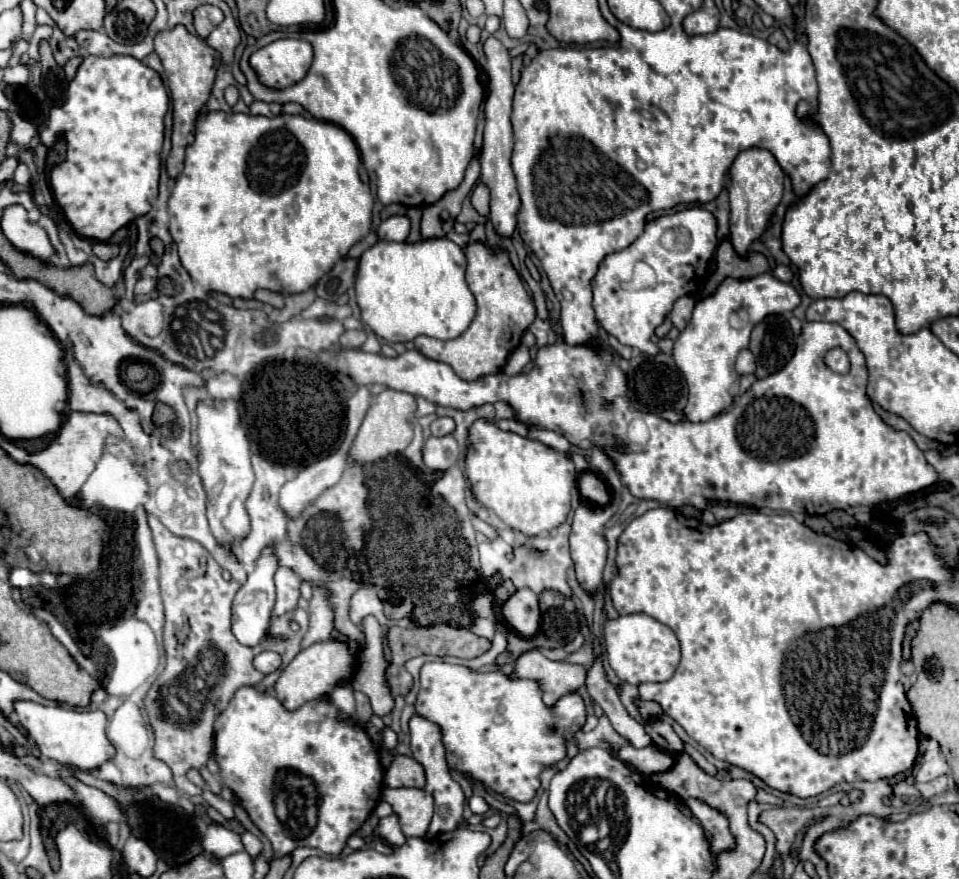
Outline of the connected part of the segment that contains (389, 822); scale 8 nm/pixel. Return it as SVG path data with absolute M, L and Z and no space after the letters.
M392 814L388 818L382 818L375 828L375 835L382 838L383 841L390 844L390 846L402 846L406 842L406 836L402 834L398 816Z

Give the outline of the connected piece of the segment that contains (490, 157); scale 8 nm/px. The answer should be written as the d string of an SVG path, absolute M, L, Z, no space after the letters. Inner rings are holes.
M490 36L484 42L486 52L486 72L488 72L488 96L484 104L484 146L480 154L482 164L482 176L480 180L488 184L490 188L490 222L498 236L510 238L516 228L516 214L520 208L520 198L516 190L516 178L510 168L510 154L512 154L512 126L510 126L510 112L512 112L512 96L514 96L514 84L510 78L510 54L508 50Z

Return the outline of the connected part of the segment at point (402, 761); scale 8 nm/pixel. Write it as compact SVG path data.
M394 756L394 760L390 762L386 776L384 776L384 786L386 788L424 788L426 776L424 776L424 768L408 756Z

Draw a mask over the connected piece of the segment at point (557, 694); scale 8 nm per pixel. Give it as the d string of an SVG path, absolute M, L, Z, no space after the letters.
M530 650L518 656L510 676L538 682L544 704L554 706L562 696L576 692L584 684L586 670L578 664L548 660L540 650Z

